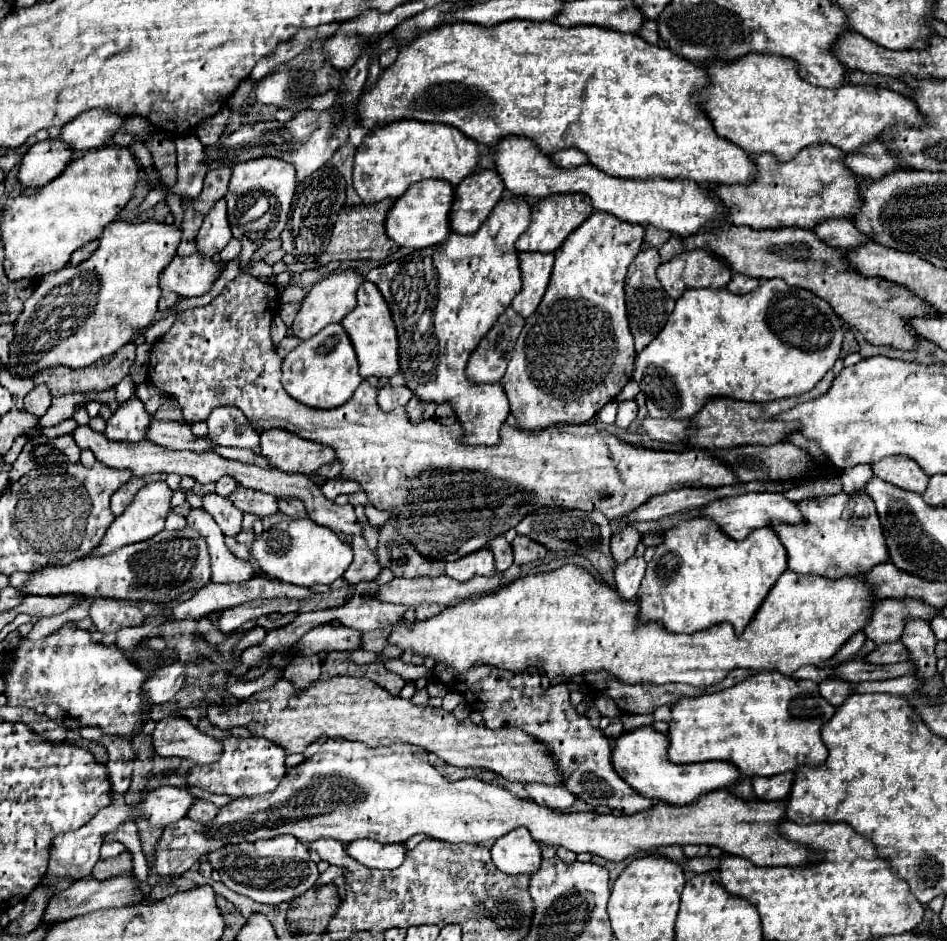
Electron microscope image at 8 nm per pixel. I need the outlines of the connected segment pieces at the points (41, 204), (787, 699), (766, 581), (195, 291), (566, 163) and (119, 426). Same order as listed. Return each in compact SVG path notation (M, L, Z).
M113 145L113 147L99 147L95 151L85 151L83 155L73 159L71 165L67 165L59 177L55 177L51 183L43 187L13 189L5 203L1 221L1 239L5 245L5 275L11 281L17 281L23 277L47 275L51 271L59 271L61 267L65 267L75 249L87 245L93 239L99 239L105 225L115 221L119 211L129 203L137 179L139 179L139 167L133 151L129 147Z
M759 671L749 681L741 681L741 685L701 697L681 697L669 707L671 723L667 733L667 755L673 763L685 765L703 761L729 761L745 777L771 777L791 771L803 763L821 765L827 759L827 747L821 741L821 725L833 717L835 707L821 697L817 683L807 679L789 677L779 671Z
M693 517L665 531L665 541L655 547L655 555L647 563L647 571L637 593L641 605L641 619L661 621L669 631L677 633L695 633L707 629L709 625L729 621L735 631L741 633L785 569L787 551L771 527L753 531L745 541L733 541L731 537L725 537L725 533L715 529L709 517Z
M193 253L191 257L175 257L161 273L161 289L173 291L183 297L205 295L211 291L223 271L223 263Z
M563 149L561 153L553 153L553 161L563 169L573 169L573 167L589 163L585 153L577 151L577 149Z
M131 397L119 405L119 409L107 419L105 435L111 441L145 441L151 417L141 399Z

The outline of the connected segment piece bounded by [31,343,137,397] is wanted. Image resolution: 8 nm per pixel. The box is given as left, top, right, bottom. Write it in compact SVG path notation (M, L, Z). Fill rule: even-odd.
M129 343L125 349L113 353L113 357L95 361L85 369L45 369L45 373L37 373L31 381L35 381L35 385L47 385L53 397L69 395L73 391L103 391L117 385L129 373L135 363L135 349L137 345Z

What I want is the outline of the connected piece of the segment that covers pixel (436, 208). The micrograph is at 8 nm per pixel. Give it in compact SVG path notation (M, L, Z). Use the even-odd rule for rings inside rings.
M421 181L413 185L405 195L401 195L393 209L387 215L385 229L387 235L401 247L409 249L425 249L441 245L451 235L451 223L449 213L455 199L455 187L445 181Z

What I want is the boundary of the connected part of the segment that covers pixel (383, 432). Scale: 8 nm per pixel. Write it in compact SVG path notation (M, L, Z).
M237 275L209 305L183 311L173 327L153 345L149 357L149 381L179 401L187 423L205 421L219 405L235 405L258 432L279 427L303 439L333 447L343 465L341 473L347 479L359 481L361 489L369 495L377 509L395 509L395 525L399 527L399 533L425 557L453 561L479 551L487 547L491 537L503 535L537 507L565 507L581 511L597 509L607 519L617 519L637 509L653 495L681 487L723 487L737 483L737 477L733 477L721 461L713 461L705 449L673 453L633 447L611 433L593 433L593 425L599 423L557 425L539 433L515 429L509 423L503 423L499 445L465 445L461 423L443 425L435 419L413 423L409 421L405 407L385 413L377 405L377 389L367 381L363 381L355 395L337 409L309 409L307 405L293 401L281 385L281 357L275 353L275 345L269 335L277 303L279 293L275 285L263 283L253 275Z

